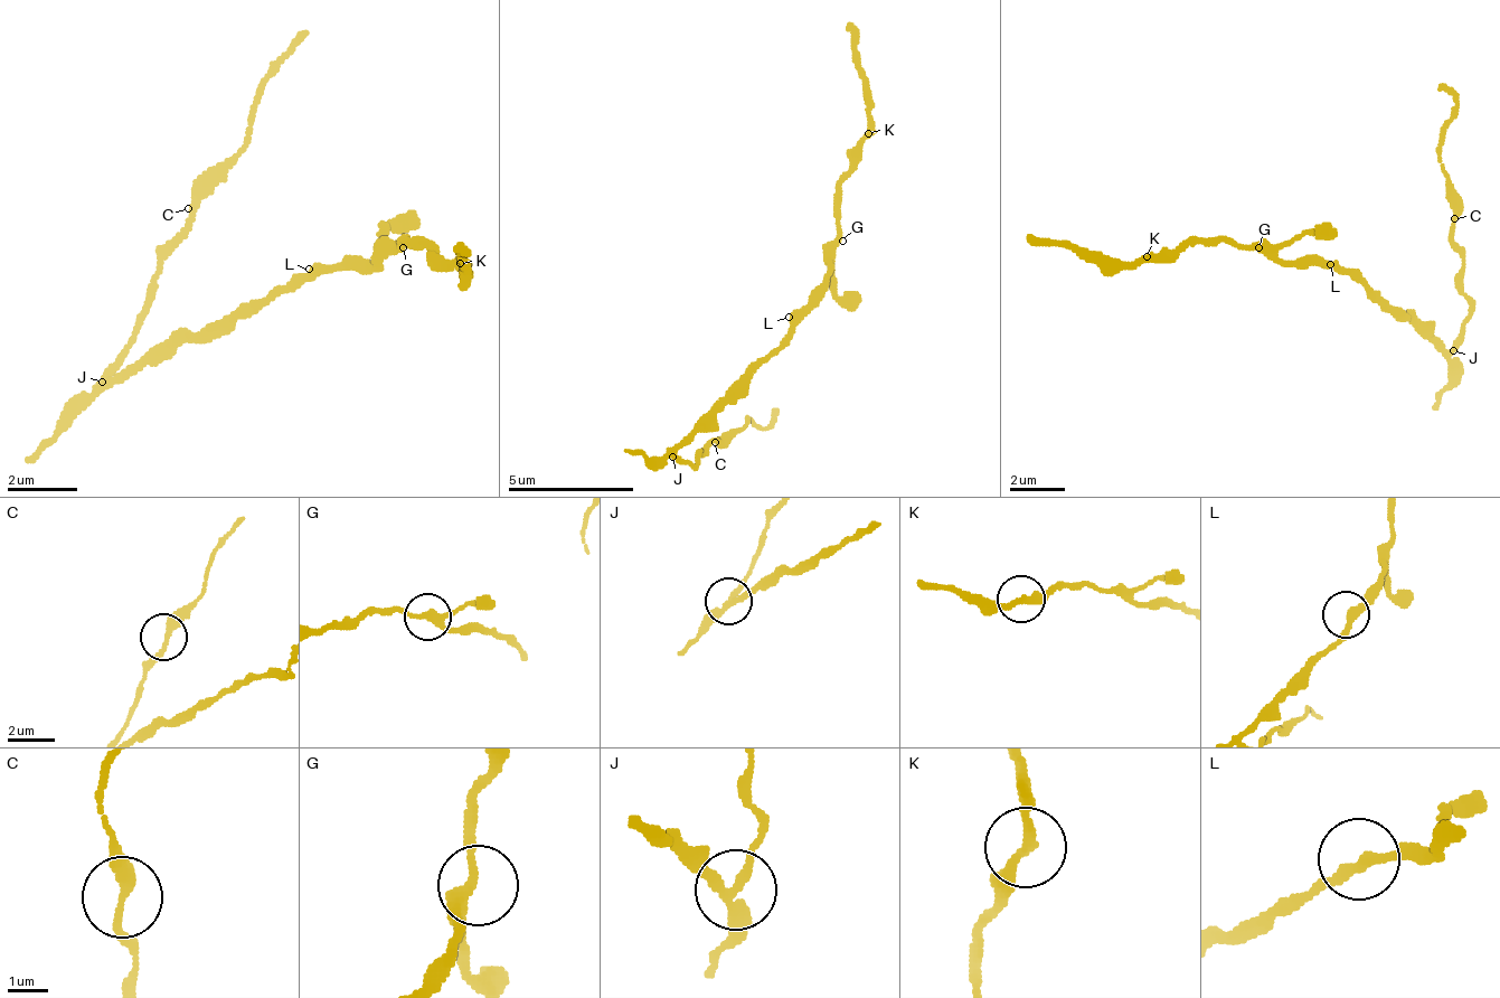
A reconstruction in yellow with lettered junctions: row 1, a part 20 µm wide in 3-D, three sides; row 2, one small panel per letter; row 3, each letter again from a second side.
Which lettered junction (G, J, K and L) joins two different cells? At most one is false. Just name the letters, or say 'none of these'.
J

